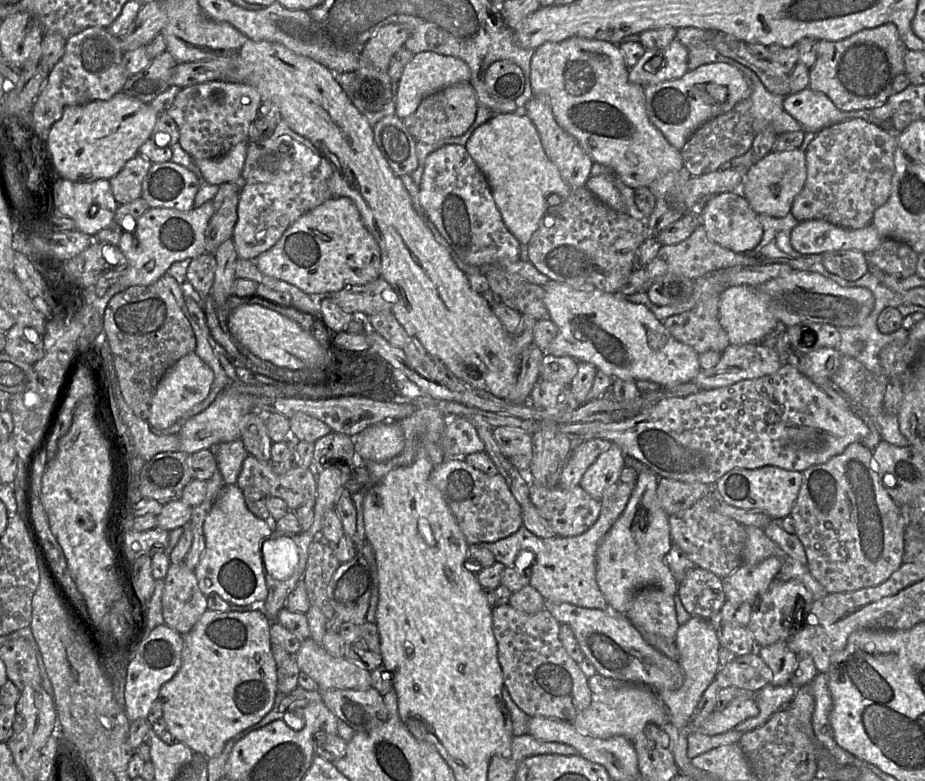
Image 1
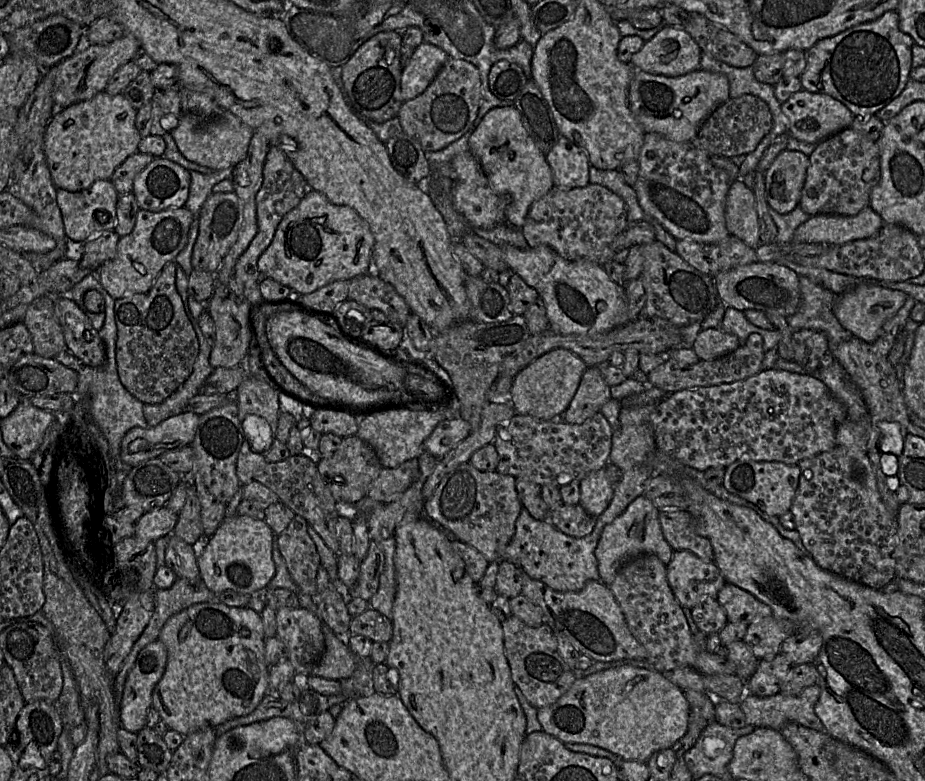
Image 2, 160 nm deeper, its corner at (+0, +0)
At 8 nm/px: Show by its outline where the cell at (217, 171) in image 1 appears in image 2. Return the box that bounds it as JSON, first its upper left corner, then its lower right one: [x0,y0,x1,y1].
[169,110,254,171]

